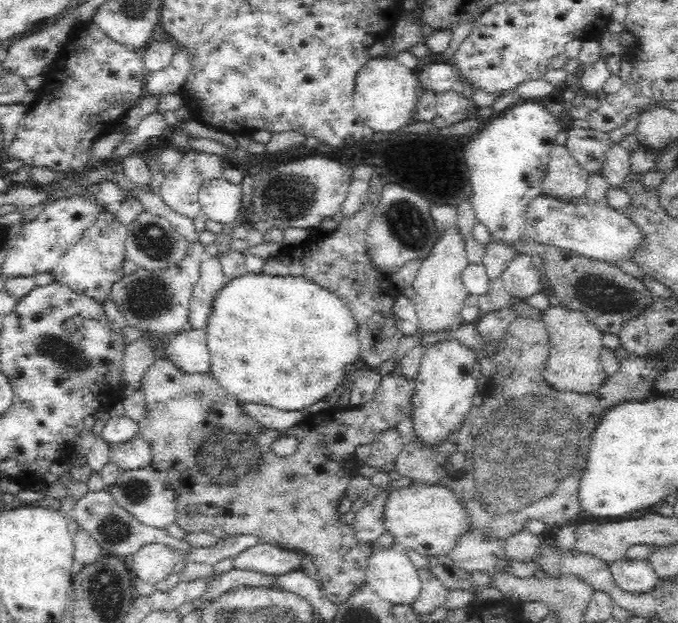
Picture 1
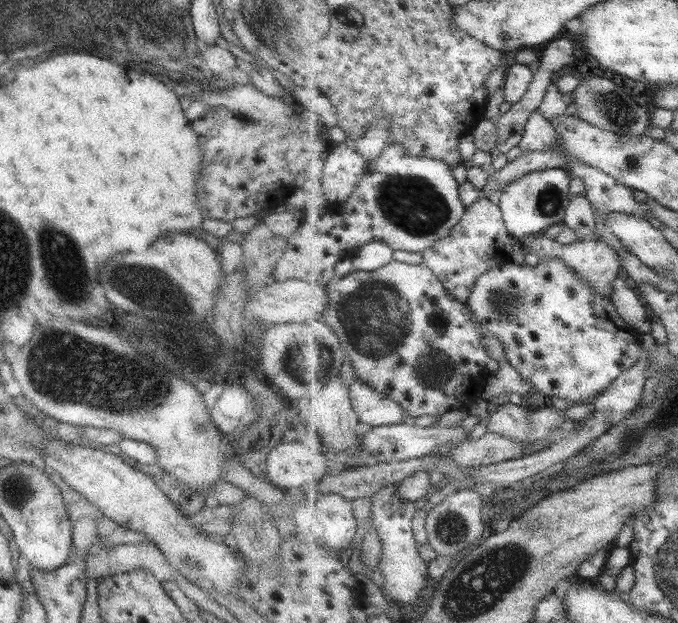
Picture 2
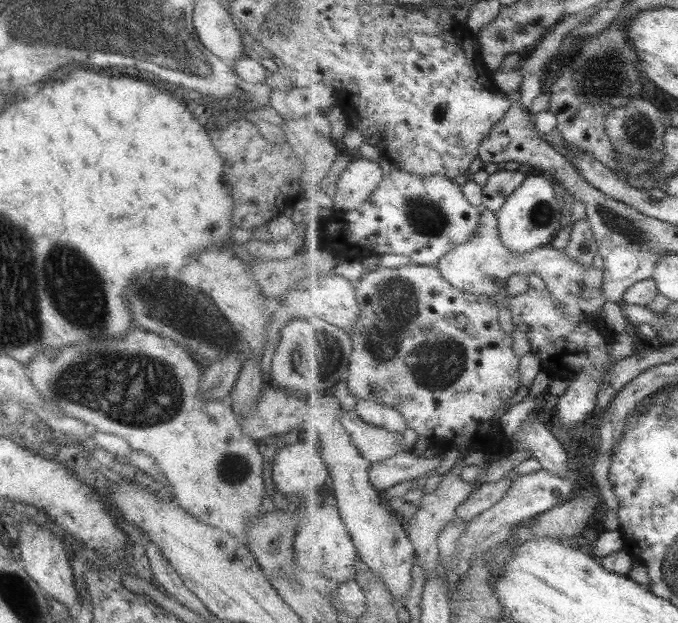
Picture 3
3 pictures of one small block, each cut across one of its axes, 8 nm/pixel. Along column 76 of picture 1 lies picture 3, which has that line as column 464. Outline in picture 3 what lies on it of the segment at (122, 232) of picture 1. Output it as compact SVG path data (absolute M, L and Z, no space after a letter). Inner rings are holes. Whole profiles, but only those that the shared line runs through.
M484 207L481 211L483 218L474 236L451 249L437 264L439 270L455 288L475 295L492 296L502 291L500 282L506 282L509 276L520 274L525 277L535 274L545 281L547 288L566 313L585 320L594 312L598 314L603 312L605 304L608 303L604 293L606 276L603 270L577 262L564 249L557 250L551 244L531 252L510 251L502 241L497 215Z

